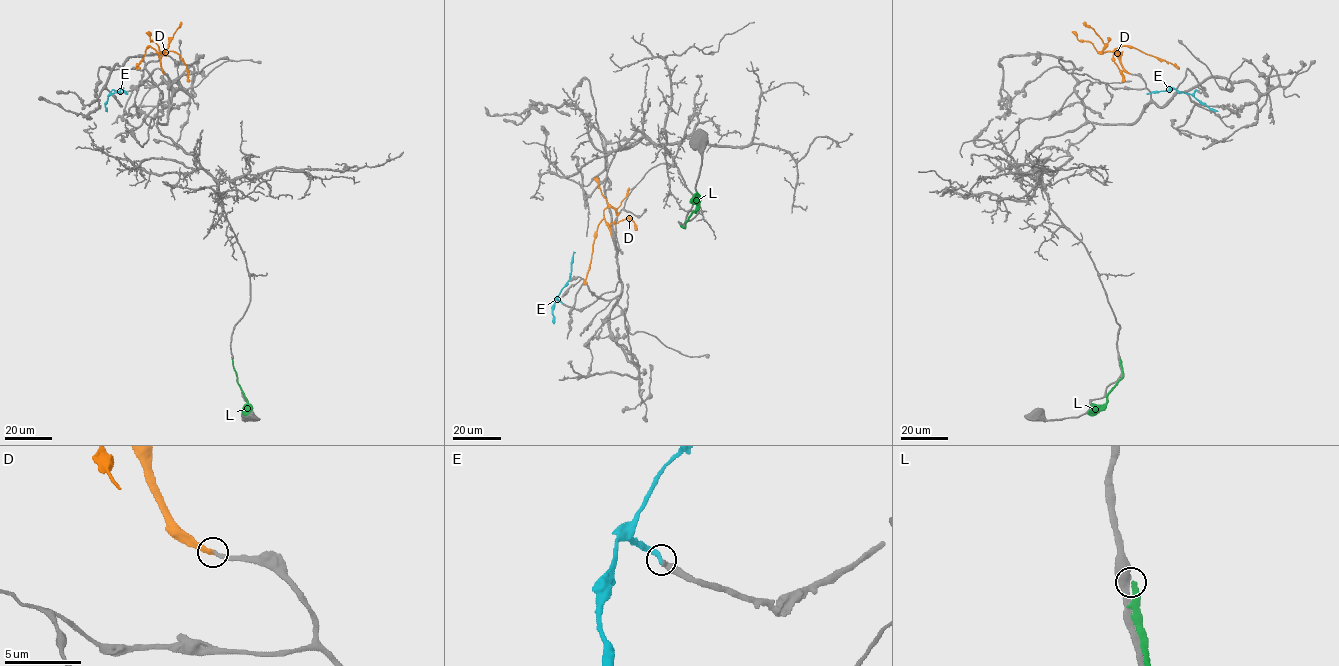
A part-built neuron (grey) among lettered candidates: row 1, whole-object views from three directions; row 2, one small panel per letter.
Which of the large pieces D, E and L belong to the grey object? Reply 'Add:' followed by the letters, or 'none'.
Add: D, E

